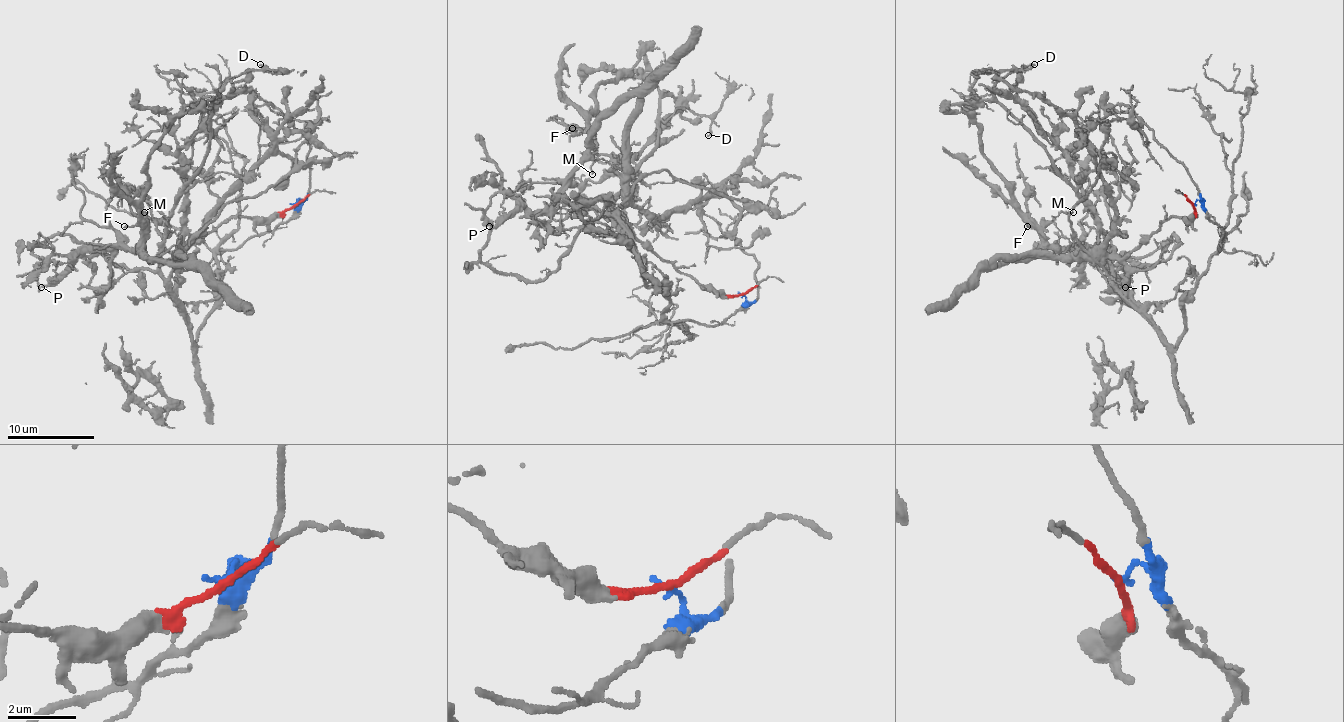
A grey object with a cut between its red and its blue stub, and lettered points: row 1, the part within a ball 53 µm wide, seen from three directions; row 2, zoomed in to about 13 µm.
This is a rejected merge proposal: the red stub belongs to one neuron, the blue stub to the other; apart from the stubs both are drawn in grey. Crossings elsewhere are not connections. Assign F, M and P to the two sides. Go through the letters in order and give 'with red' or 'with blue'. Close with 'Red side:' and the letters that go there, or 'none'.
F: with red
M: with red
P: with red
Red side: F, M, P

